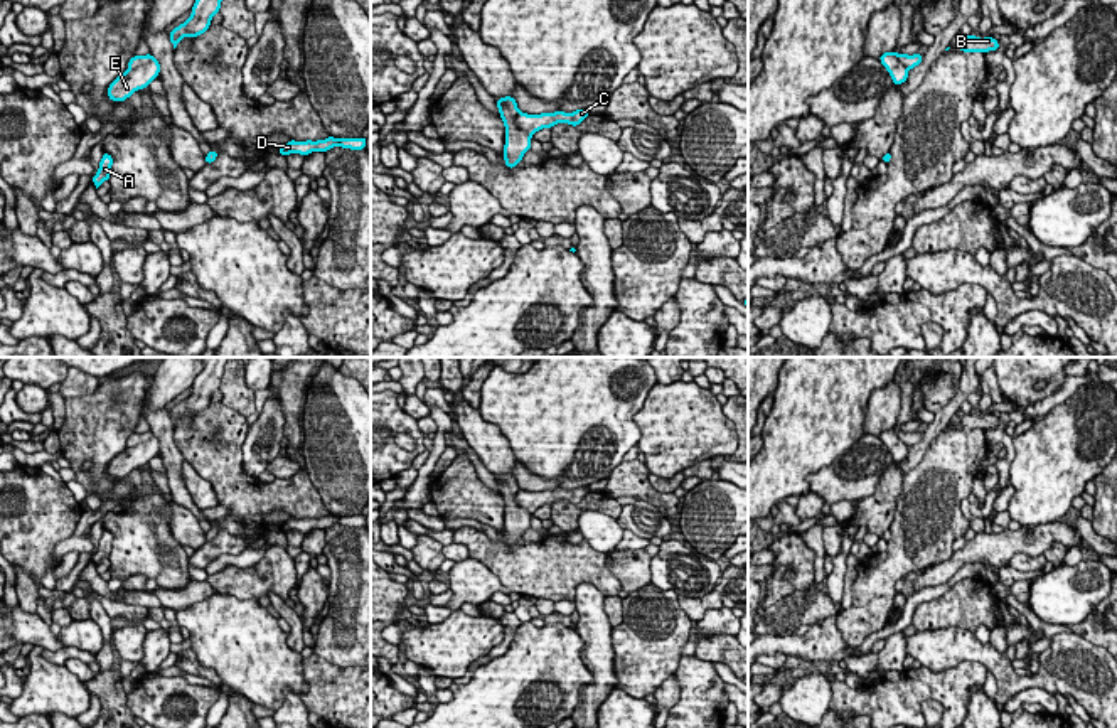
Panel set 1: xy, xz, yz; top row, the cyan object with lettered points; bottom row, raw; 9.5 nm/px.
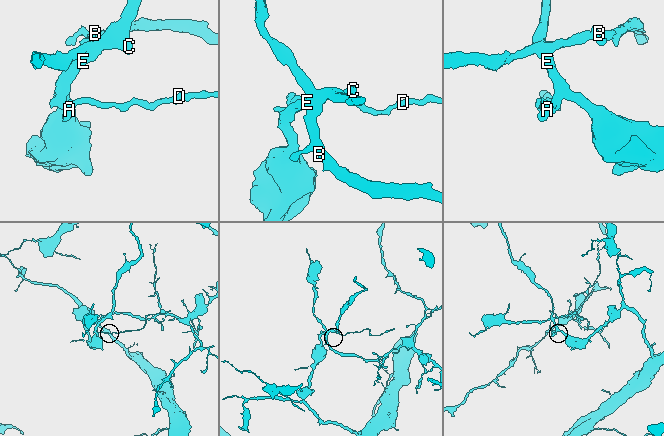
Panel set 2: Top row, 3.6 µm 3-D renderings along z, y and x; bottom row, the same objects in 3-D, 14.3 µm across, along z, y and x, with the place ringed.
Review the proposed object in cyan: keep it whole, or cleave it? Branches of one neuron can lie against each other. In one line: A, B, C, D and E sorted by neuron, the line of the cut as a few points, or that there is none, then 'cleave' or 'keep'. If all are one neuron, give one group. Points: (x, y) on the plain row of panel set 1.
A C D E / B | xz (518, 489), (516, 501), (531, 514) | cleave

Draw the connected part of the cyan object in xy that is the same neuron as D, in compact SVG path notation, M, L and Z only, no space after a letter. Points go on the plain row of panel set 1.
M329 514L325 517L317 517L317 519L312 519L312 517L307 517L307 519L295 519L295 517L290 517L286 522L283 522L278 531L281 533L288 533L288 531L300 531L303 534L307 534L310 529L327 529L334 524L342 524L342 526L350 526L350 527L364 527L366 526L366 521L367 521L367 516L334 516L334 514Z

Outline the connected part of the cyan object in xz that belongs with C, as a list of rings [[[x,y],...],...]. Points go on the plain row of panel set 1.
[[[576,487],[573,490],[554,489],[541,492],[527,492],[519,489],[519,492],[516,494],[516,502],[529,514],[532,514],[536,509],[542,506],[553,506],[558,500],[578,504],[588,492],[588,487]]]

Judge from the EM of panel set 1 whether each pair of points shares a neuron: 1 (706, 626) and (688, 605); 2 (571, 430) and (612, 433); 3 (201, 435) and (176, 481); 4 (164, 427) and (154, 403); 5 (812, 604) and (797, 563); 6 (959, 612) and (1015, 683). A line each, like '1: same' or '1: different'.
1: different
2: same
3: different
4: different
5: different
6: different

